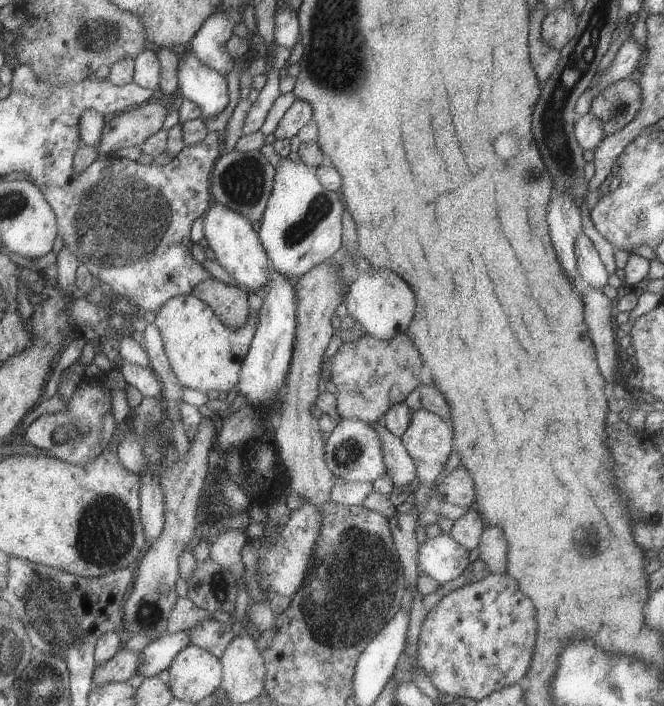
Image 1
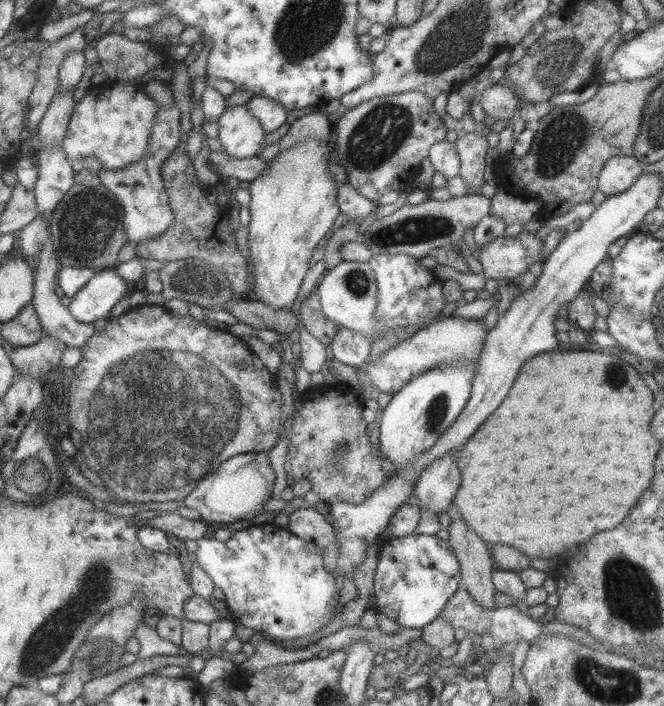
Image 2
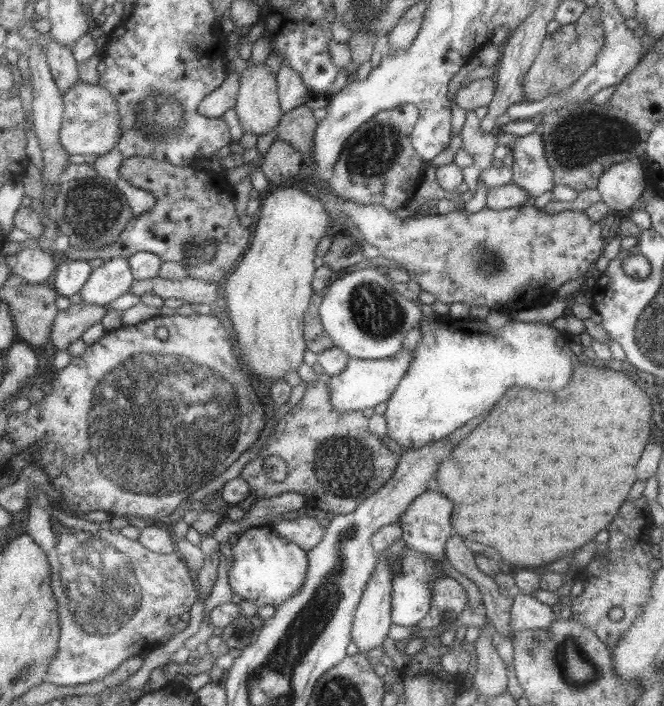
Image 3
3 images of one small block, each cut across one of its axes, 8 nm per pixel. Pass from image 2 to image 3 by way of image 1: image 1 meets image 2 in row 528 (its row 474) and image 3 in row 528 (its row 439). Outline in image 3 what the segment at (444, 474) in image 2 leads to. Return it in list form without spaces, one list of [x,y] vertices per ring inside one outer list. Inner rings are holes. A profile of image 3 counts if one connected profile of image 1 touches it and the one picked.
[[[438,487],[424,491],[414,498],[406,512],[401,516],[402,539],[408,548],[426,554],[430,560],[446,560],[446,541],[456,532],[450,522],[452,516],[452,502],[442,496]]]

